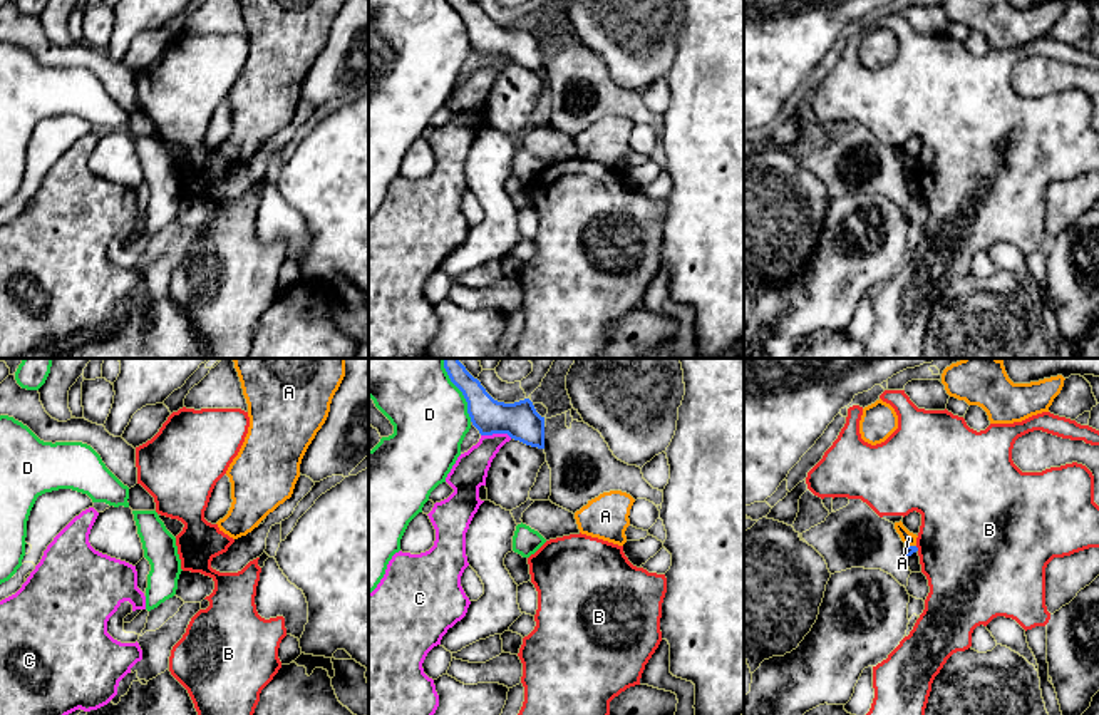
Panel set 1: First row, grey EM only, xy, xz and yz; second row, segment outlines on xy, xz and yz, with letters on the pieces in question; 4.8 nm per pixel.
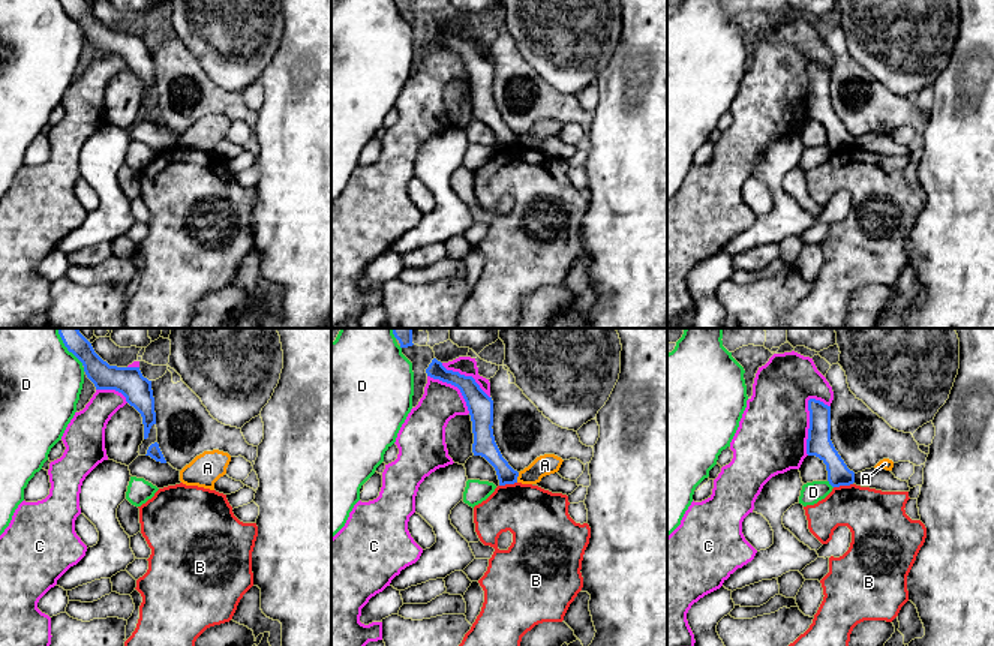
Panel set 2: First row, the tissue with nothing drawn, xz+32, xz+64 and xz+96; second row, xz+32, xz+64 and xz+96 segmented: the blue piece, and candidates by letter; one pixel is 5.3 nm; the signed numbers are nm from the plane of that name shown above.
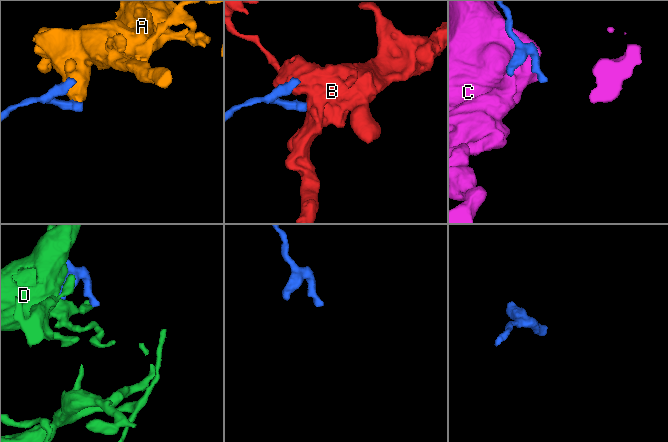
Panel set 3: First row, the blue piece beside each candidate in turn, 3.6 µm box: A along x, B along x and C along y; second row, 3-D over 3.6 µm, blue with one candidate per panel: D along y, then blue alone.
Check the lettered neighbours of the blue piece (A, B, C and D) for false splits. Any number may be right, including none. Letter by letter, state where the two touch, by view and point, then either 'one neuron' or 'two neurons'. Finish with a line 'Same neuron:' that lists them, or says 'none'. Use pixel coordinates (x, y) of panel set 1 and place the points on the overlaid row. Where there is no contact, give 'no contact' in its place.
A: contact yz (908, 545); two neurons
B: contact yz (917, 548); two neurons
C: contact xz (496, 432); two neurons
D: contact xz (459, 389); two neurons
Same neuron: none

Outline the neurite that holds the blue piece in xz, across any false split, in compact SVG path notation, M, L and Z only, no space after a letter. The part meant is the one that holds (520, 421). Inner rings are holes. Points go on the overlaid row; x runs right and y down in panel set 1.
M444 358L444 368L462 392L471 422L481 435L508 434L526 445L544 449L544 417L529 399L514 404L494 400L459 358Z

